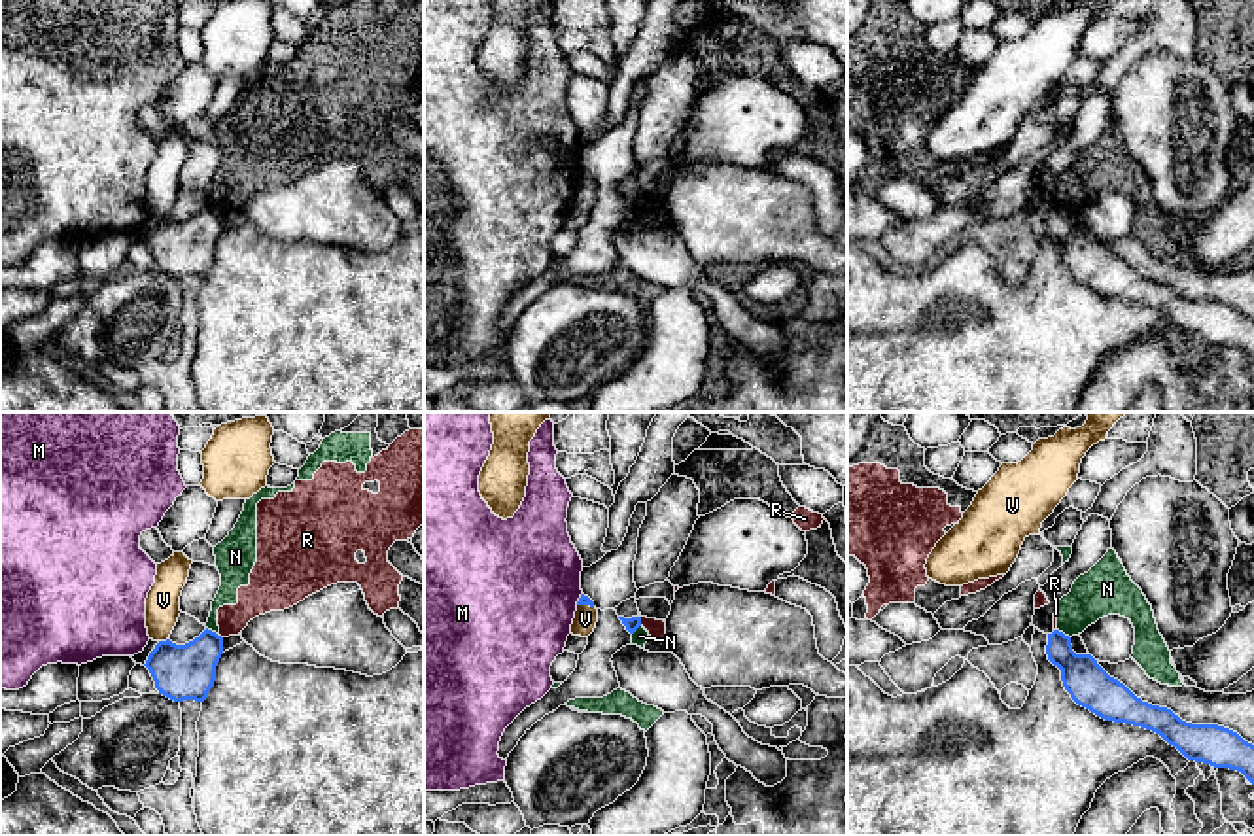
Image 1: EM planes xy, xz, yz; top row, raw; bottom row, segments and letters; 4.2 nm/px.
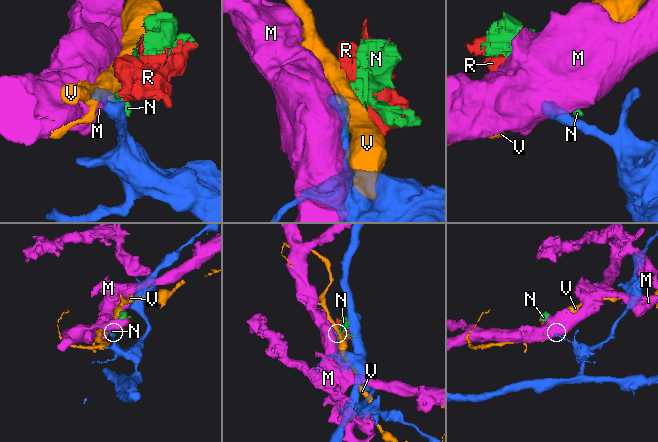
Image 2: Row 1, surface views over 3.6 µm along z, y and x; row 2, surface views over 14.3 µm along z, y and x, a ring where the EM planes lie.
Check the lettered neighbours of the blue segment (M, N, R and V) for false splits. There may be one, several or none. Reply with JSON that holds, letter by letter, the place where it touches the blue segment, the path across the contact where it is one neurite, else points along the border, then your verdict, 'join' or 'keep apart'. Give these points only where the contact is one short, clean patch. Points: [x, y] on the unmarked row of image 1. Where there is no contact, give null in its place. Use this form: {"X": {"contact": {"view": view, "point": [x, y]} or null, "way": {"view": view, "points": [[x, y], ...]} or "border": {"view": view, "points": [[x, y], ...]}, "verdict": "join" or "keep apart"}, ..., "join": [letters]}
{"M": {"contact": {"view": "xz", "point": [579, 174]}, "verdict": "keep apart"}, "N": {"contact": {"view": "xy", "point": [210, 207]}, "border": {"view": "xy", "points": [[207, 203], [218, 212]]}, "verdict": "keep apart"}, "R": {"contact": {"view": "xz", "point": [640, 197]}, "border": {"view": "xz", "points": [[640, 193], [642, 201]]}, "verdict": "keep apart"}, "V": {"contact": {"view": "xy", "point": [163, 218]}, "verdict": "keep apart"}, "join": []}

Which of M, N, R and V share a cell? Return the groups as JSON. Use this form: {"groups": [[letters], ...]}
{"groups": [["M"], ["N", "R"], ["V"]]}

